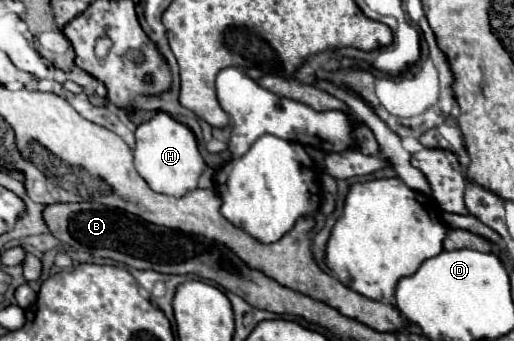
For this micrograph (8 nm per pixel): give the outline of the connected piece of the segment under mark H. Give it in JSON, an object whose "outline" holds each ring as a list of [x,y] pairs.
{"outline":[[[159,112],[135,130],[135,138],[135,168],[151,190],[171,196],[183,196],[187,190],[197,188],[197,180],[201,176],[201,170],[205,168],[205,162],[197,150],[195,136],[187,126],[179,124],[169,114]]]}

